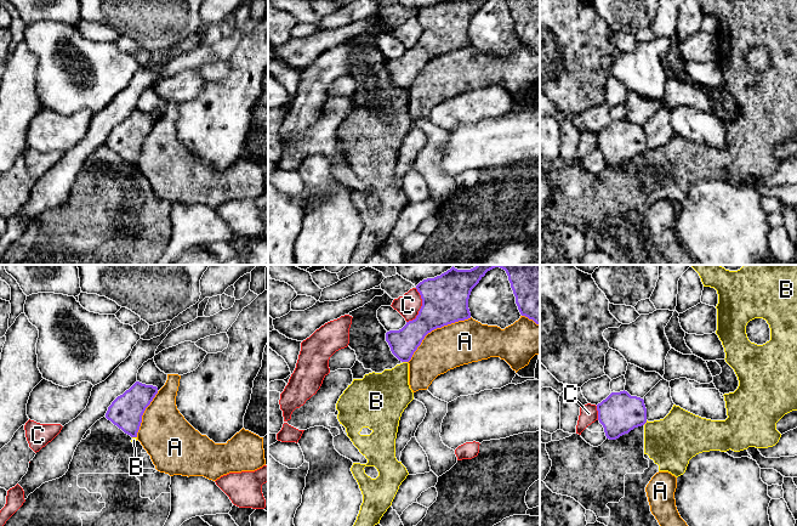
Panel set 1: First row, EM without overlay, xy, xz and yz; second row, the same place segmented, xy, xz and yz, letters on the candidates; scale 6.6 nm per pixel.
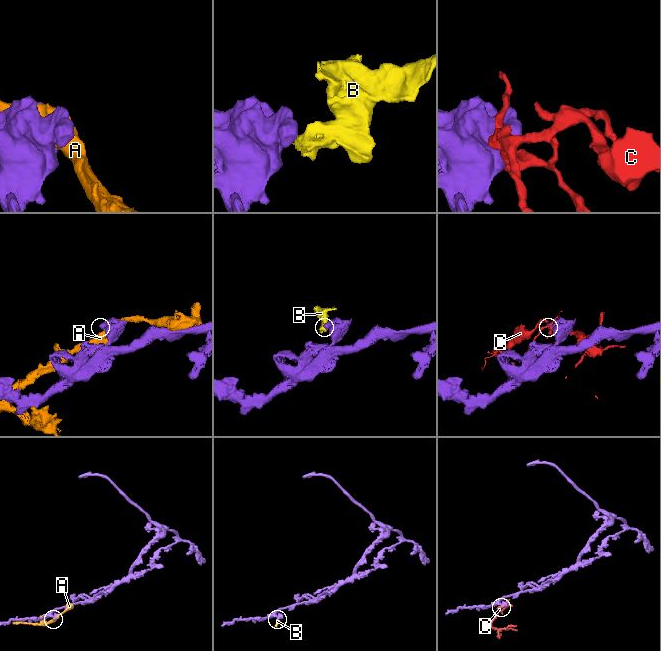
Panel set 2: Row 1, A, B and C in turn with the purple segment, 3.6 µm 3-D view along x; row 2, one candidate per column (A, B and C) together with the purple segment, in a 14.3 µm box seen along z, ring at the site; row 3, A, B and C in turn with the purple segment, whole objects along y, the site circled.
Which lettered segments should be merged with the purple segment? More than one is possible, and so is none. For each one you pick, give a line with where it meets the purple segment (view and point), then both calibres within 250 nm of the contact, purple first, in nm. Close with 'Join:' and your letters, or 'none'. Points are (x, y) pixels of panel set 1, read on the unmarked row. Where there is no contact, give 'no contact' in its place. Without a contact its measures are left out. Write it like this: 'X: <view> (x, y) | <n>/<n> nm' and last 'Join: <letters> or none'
Join: none

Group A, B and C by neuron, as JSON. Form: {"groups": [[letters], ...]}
{"groups": [["A"], ["B"], ["C"]]}

